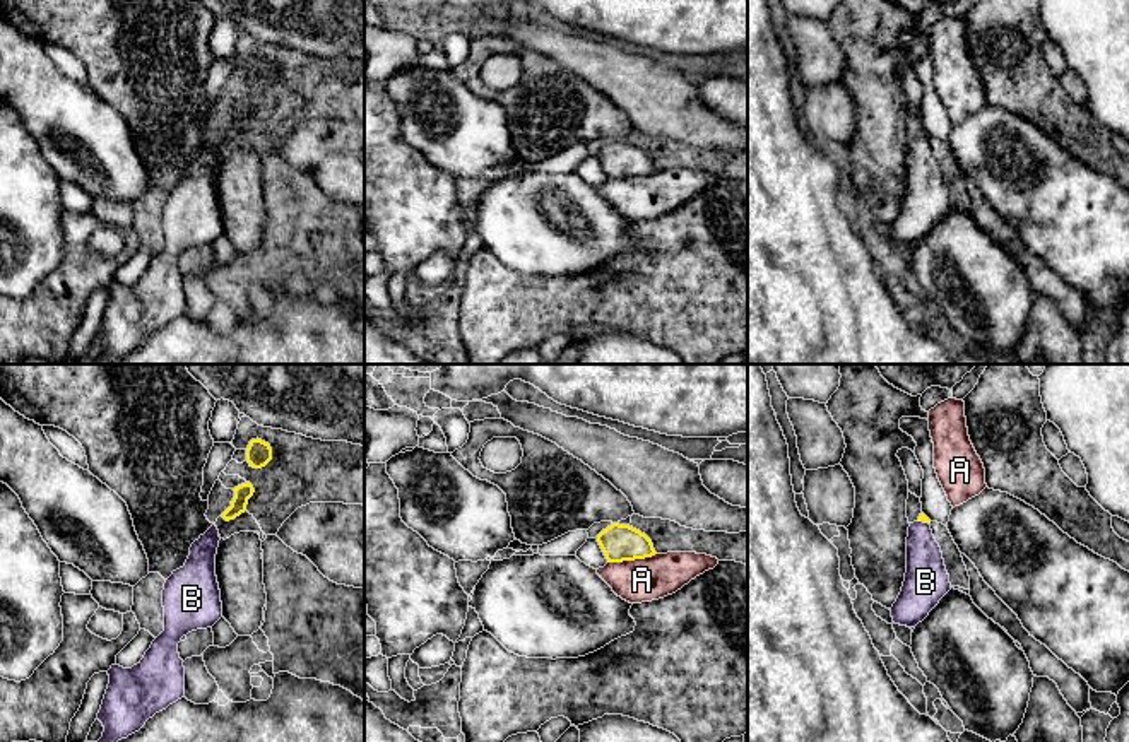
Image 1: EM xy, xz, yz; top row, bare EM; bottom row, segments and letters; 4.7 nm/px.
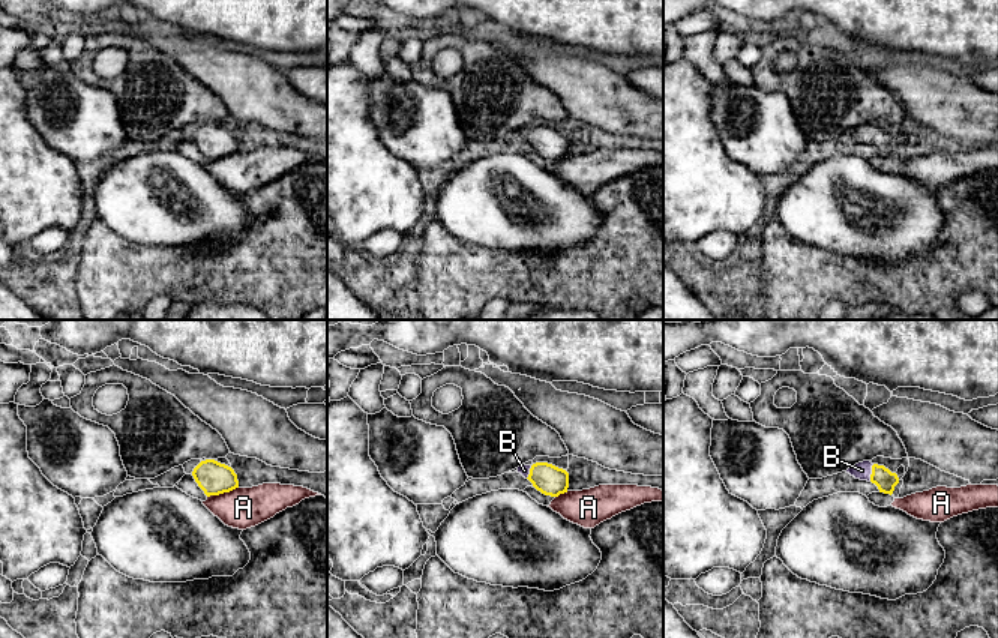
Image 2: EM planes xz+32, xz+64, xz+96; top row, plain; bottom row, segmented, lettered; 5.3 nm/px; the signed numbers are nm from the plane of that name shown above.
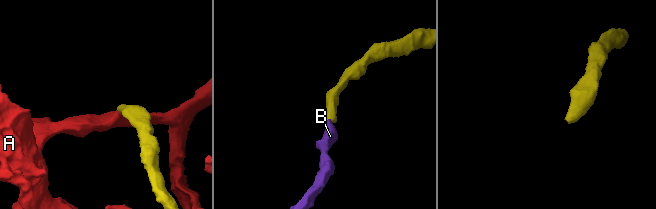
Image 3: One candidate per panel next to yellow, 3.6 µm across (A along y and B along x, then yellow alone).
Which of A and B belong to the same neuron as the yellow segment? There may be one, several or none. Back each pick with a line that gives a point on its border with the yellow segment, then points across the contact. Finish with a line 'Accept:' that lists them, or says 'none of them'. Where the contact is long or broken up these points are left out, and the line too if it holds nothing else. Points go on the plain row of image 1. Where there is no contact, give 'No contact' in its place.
B: Touches yellow at yz (922, 137). Path across: yz (922, 134), (922, 137), (926, 190)
Accept: B

